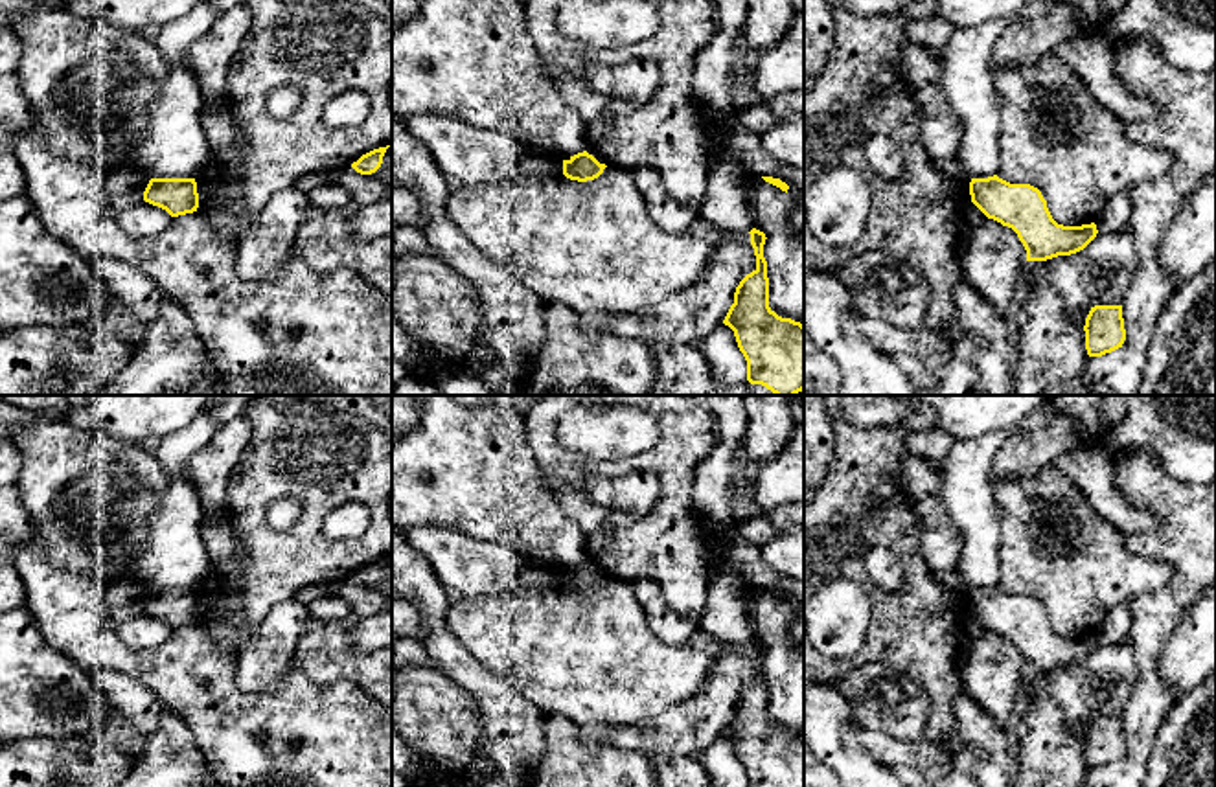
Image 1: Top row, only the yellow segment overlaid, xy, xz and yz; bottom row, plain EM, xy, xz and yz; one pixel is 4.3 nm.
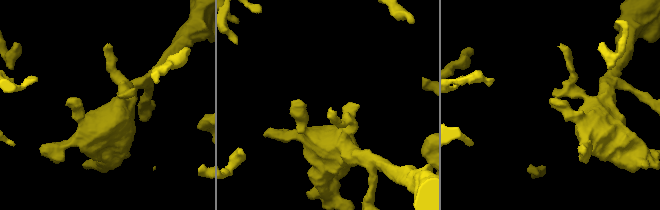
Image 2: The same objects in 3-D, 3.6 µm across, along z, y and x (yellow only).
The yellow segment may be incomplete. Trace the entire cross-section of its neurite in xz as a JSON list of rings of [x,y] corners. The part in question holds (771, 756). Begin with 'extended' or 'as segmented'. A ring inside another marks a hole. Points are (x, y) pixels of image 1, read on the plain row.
as segmented; [[[752,640],[751,656],[756,680],[747,686],[734,704],[723,736],[734,743],[740,763],[747,772],[747,787],[804,787],[804,737],[778,728],[769,719],[765,645]]]

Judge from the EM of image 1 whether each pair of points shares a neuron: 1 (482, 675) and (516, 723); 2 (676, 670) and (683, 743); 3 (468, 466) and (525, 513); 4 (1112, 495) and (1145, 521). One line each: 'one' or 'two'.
1: one
2: two
3: one
4: one

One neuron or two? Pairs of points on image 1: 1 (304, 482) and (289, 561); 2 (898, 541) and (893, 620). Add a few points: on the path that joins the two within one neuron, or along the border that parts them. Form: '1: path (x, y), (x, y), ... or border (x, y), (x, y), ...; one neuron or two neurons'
1: path (311, 502), (311, 521), (304, 541); one neuron
2: path (913, 561), (913, 600); one neuron

